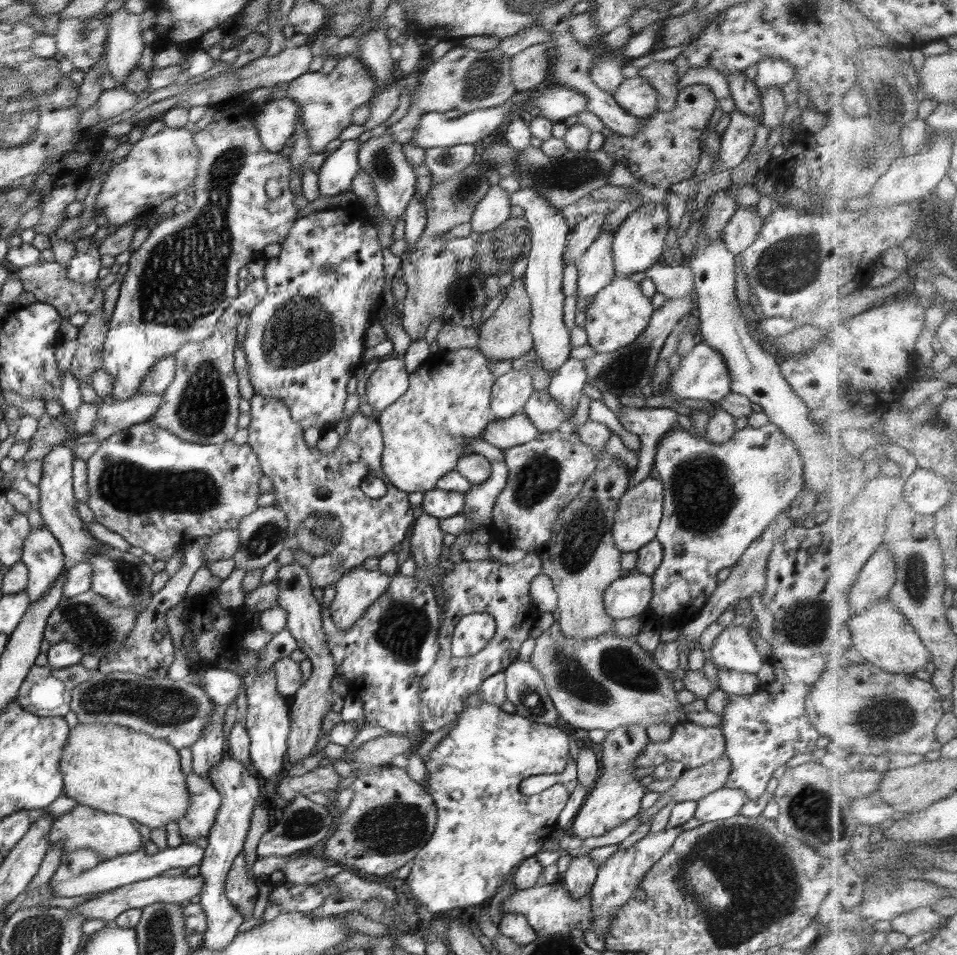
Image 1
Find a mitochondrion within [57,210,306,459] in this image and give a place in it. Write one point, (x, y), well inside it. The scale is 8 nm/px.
(202, 407)

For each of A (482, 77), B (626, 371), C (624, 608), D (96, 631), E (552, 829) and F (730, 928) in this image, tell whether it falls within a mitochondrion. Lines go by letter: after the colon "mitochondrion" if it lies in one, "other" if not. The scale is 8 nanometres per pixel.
A: mitochondrion
B: mitochondrion
C: other
D: mitochondrion
E: other
F: mitochondrion

